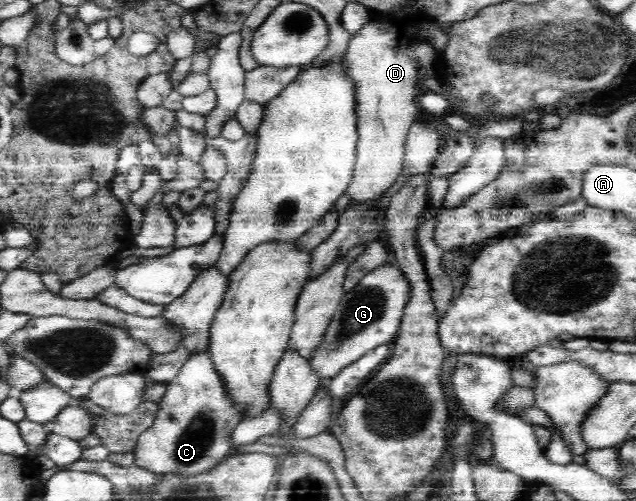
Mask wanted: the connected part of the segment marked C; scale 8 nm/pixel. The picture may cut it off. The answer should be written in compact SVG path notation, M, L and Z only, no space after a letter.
M197 353L189 357L179 374L165 383L165 392L157 403L159 408L155 420L152 421L152 426L139 436L133 452L134 466L163 475L183 476L184 479L217 472L233 453L229 436L240 422L235 416L235 411L228 406L227 397L223 394L223 383L219 380L210 355Z

